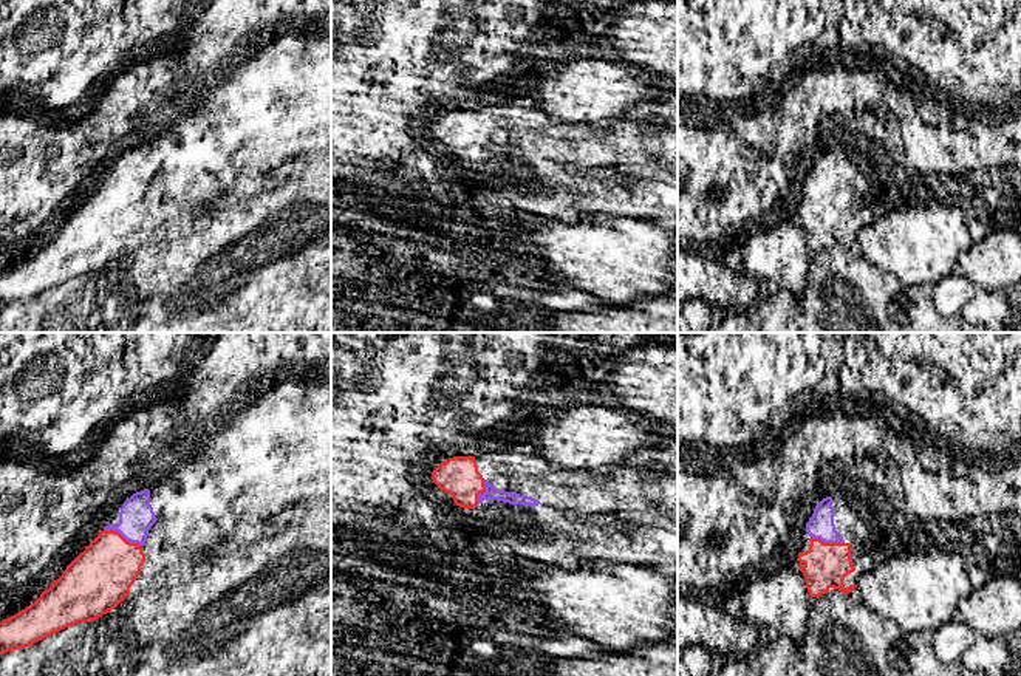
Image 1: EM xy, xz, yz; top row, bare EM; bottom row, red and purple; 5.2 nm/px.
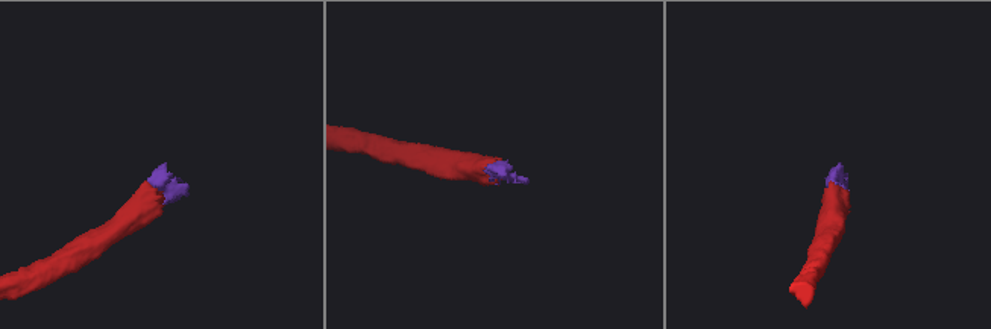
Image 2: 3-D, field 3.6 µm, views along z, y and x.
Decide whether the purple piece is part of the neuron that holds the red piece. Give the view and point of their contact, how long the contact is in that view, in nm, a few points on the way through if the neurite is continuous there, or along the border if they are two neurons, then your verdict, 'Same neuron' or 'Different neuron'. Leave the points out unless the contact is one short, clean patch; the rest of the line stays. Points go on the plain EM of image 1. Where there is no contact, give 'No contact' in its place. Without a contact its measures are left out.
Touches red at xy (121, 189). Shared border 220 nm. Path across: xy (99, 231), (113, 214), (121, 189), (135, 175), (136, 169). Same neuron

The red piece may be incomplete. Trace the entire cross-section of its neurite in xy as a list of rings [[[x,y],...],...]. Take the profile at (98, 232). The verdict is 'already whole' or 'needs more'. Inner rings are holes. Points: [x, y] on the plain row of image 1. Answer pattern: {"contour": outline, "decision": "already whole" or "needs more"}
{"contour": [[[150,144],[133,147],[122,158],[118,178],[105,179],[34,257],[0,275],[0,309],[26,302],[79,275],[96,274],[114,263],[130,248],[141,226],[145,215],[142,200],[156,173],[150,158]]], "decision": "needs more"}

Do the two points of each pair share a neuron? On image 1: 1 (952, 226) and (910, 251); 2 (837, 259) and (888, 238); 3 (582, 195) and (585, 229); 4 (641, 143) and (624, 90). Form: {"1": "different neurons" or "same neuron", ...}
{"1": "same neuron", "2": "different neurons", "3": "different neurons", "4": "different neurons"}

